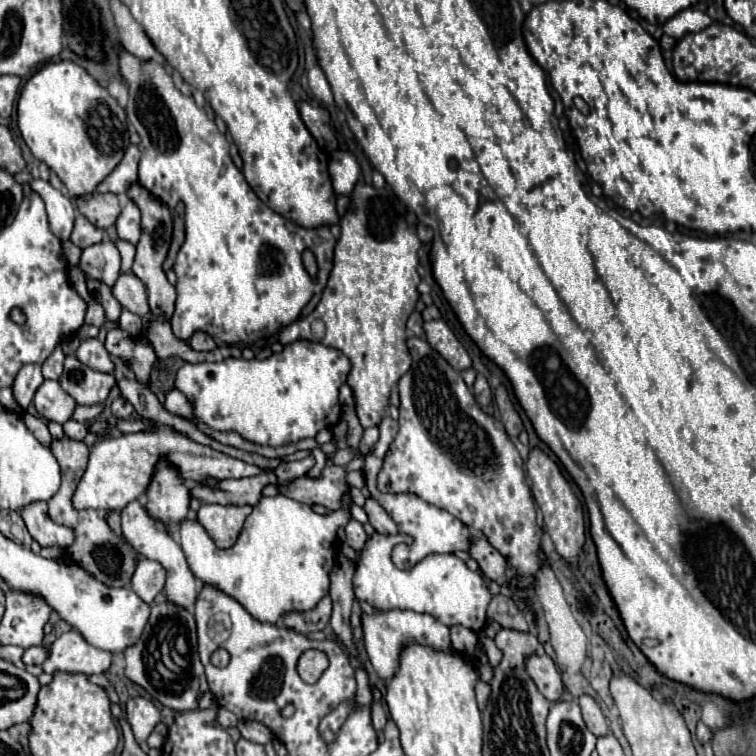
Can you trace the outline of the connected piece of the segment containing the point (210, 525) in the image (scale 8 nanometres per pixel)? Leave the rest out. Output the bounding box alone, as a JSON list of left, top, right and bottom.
[198,505,252,549]

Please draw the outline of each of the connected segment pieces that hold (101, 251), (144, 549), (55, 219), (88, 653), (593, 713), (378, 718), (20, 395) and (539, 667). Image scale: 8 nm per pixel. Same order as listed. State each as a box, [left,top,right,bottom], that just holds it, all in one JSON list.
[[78,241,120,287],[122,499,198,609],[32,179,74,241],[44,631,112,673],[580,695,608,737],[370,687,386,731],[12,365,44,409],[524,653,562,701]]

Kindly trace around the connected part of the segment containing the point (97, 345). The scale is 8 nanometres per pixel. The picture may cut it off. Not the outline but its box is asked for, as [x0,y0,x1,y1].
[76,339,114,373]

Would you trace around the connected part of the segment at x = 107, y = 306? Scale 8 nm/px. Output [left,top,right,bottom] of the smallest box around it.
[100,285,122,323]

